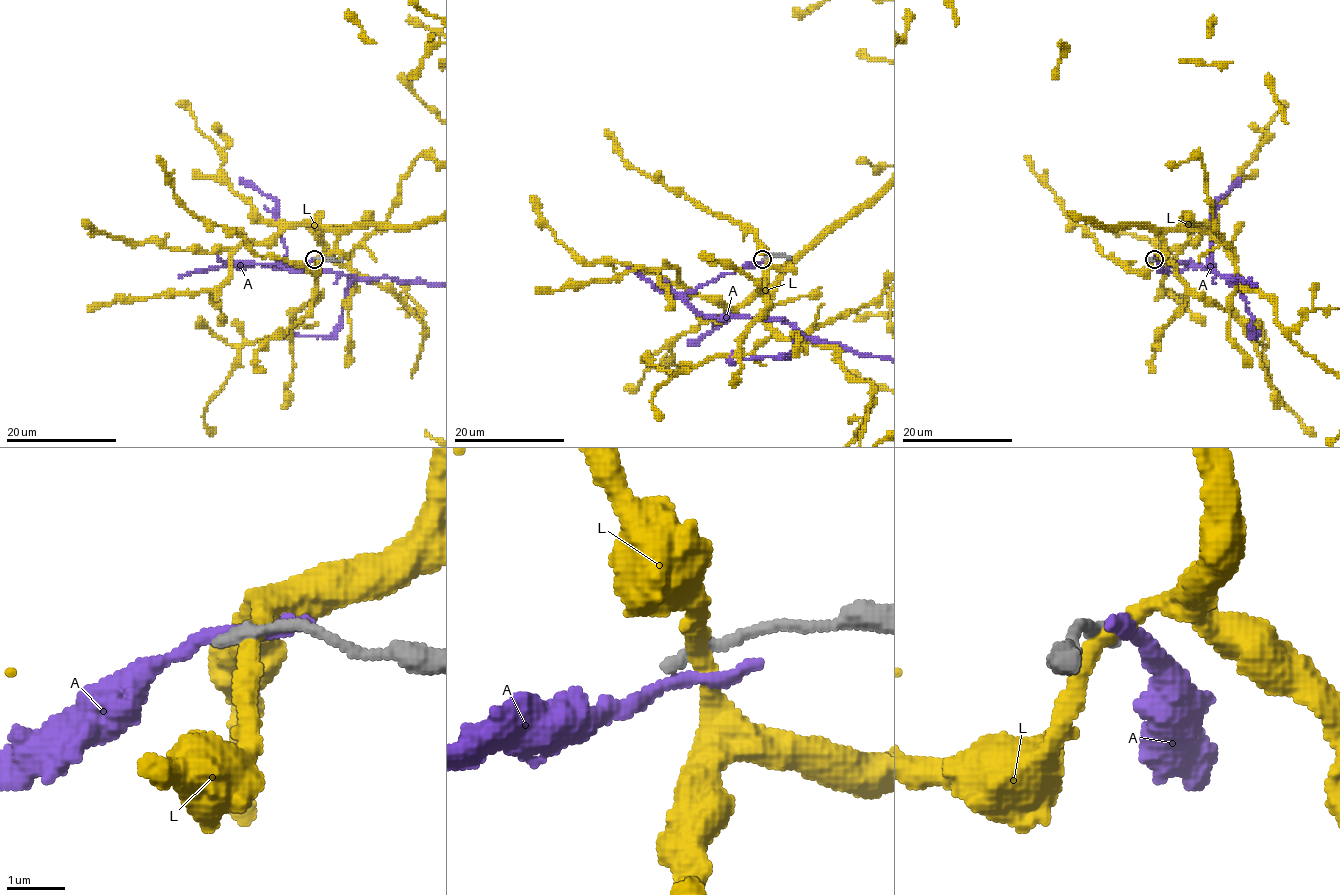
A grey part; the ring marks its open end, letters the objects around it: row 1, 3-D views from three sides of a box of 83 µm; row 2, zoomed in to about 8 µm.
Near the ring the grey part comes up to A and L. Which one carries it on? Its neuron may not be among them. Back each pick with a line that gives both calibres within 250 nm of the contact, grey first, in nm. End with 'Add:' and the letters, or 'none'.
Add: none

